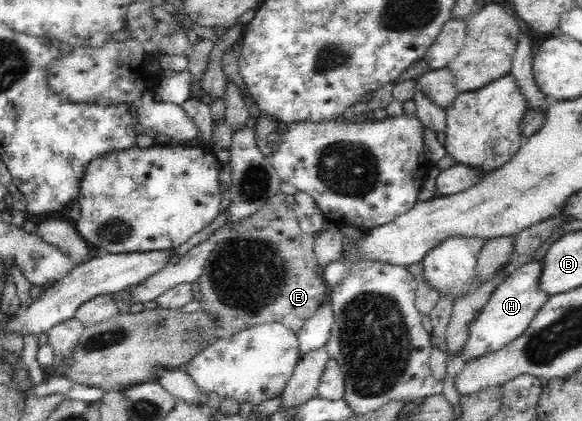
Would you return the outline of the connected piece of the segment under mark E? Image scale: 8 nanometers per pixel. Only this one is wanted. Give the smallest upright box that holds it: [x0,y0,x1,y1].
[197,191,331,334]

